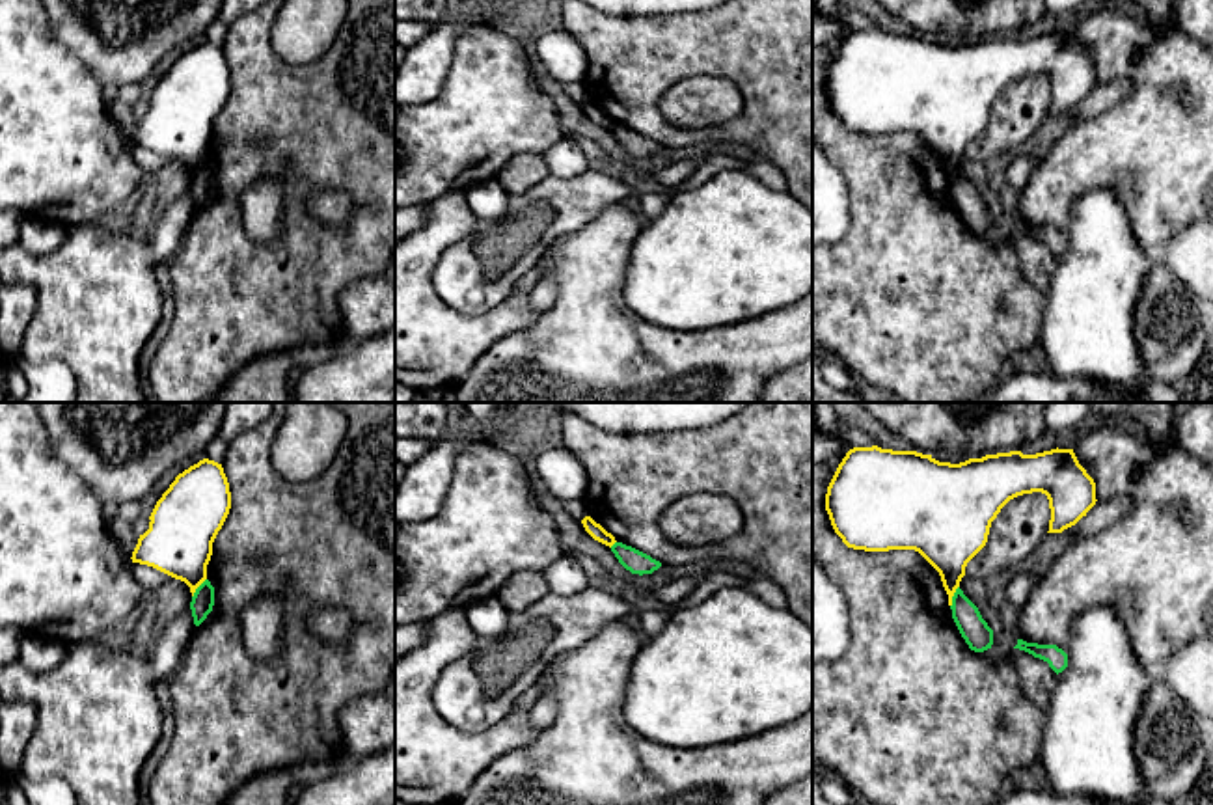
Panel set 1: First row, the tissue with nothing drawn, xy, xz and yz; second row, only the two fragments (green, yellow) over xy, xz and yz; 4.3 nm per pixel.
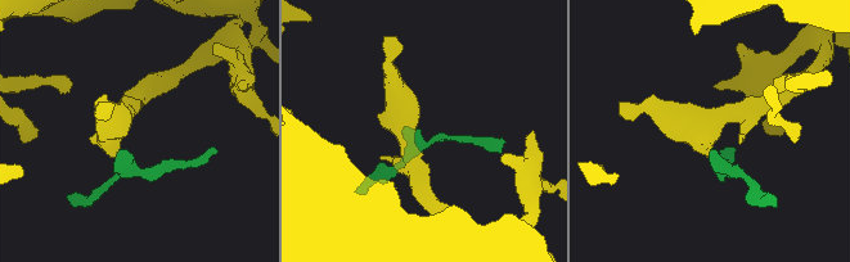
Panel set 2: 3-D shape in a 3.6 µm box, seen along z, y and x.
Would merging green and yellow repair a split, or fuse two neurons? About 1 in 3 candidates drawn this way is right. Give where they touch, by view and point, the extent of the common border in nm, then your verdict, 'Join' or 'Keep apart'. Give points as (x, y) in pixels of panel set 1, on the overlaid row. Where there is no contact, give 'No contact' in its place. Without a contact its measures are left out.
Touches green at yz (953, 597). Shared border 100 nm. Keep apart

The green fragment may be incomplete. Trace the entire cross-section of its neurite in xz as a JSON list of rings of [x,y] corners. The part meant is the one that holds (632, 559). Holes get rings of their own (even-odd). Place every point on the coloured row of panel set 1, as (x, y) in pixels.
[[[615,542],[611,546],[611,552],[619,559],[619,563],[632,574],[639,574],[639,576],[652,574],[661,566],[660,561],[622,542]]]

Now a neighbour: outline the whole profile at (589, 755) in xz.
[[[624,619],[566,650],[550,669],[542,695],[555,699],[553,723],[527,745],[499,755],[455,805],[764,805],[777,790],[812,775],[812,708],[799,719],[734,744],[680,749],[656,744],[624,719],[624,693],[645,635]]]

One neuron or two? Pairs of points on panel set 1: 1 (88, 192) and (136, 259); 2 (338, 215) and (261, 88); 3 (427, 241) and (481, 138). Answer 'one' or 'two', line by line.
1: two
2: two
3: two

